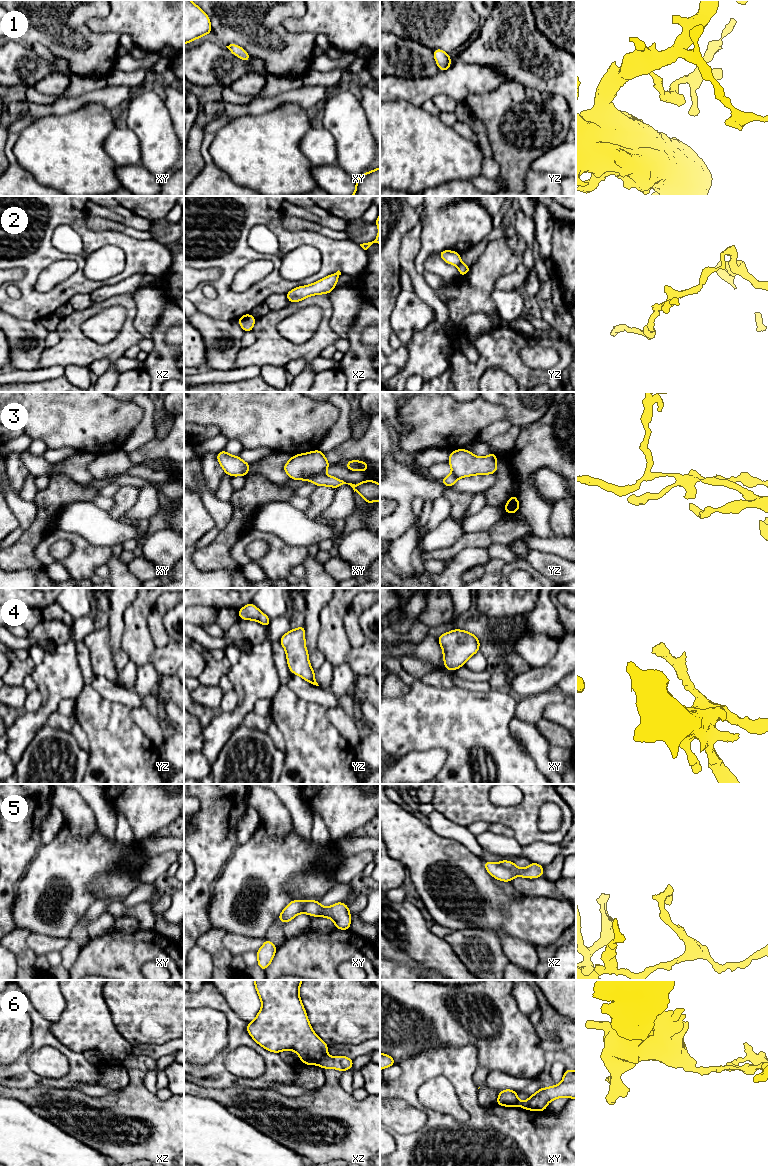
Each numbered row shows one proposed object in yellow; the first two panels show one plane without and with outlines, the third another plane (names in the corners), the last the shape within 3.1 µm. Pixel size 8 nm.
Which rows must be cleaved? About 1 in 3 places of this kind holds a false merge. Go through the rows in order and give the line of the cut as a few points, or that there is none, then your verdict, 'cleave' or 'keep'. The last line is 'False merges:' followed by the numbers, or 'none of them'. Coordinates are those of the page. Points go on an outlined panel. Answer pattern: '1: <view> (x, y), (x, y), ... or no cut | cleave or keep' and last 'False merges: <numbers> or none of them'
1: no cut | keep
2: yz (460, 261), (457, 265) | cleave
3: no cut | keep
4: no cut | keep
5: xy (319, 902), (308, 902), (301, 912) | cleave
6: xz (326, 1056), (318, 1064) | cleave
False merges: 2, 5, 6

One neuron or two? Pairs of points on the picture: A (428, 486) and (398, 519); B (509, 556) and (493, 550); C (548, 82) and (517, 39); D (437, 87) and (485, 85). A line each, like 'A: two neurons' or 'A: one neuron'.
A: one neuron
B: one neuron
C: one neuron
D: one neuron

